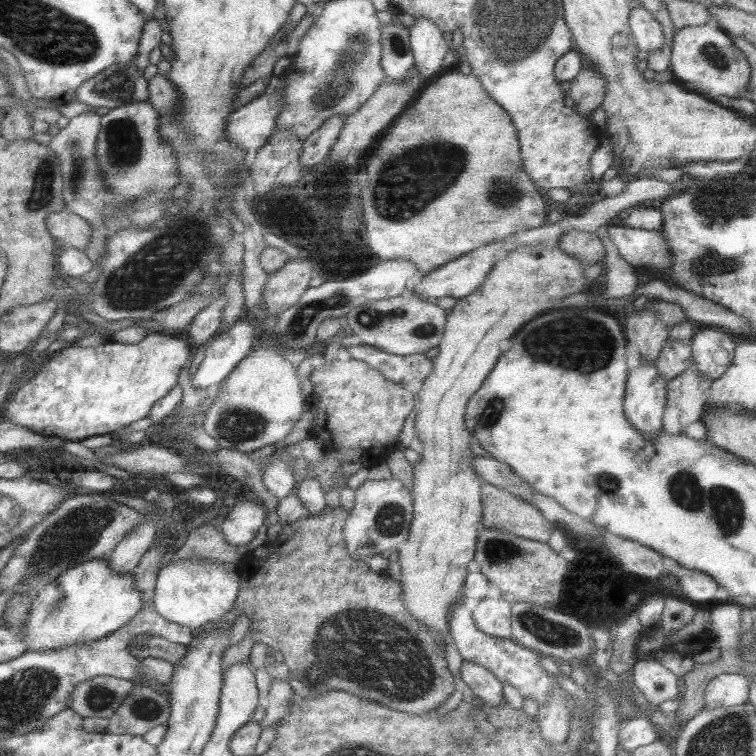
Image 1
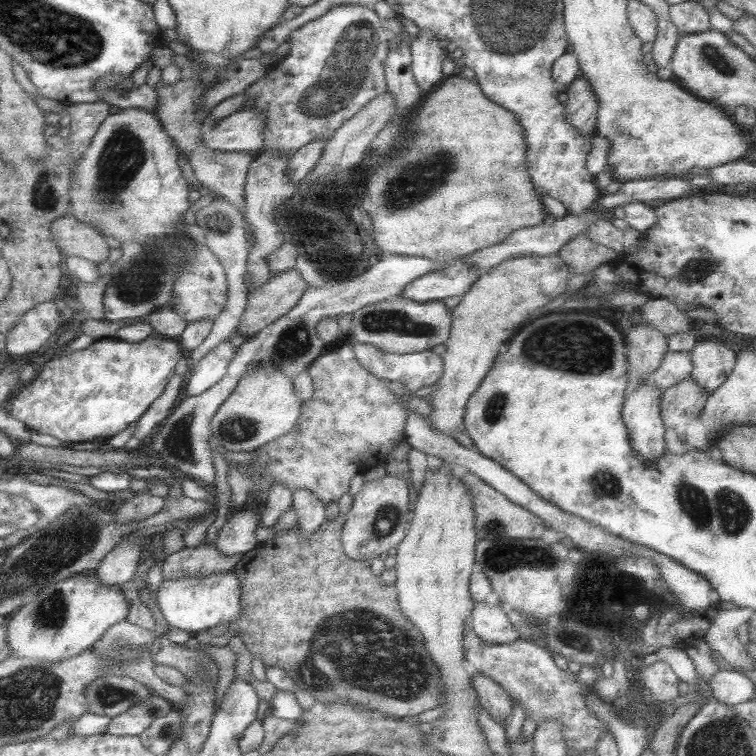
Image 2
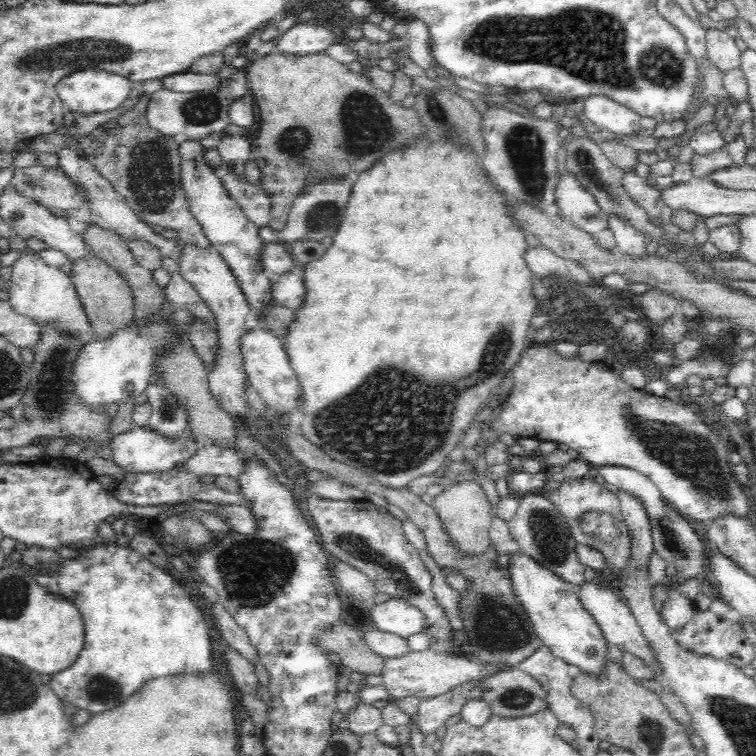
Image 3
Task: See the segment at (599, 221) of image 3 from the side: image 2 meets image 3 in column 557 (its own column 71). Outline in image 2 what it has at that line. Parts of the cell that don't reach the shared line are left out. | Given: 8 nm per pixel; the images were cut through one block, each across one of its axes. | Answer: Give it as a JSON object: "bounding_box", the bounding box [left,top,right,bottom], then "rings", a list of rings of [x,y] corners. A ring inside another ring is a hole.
{"bounding_box":[69,108,227,323],"rings":[[[129,108],[108,116],[92,136],[88,148],[82,152],[76,170],[74,182],[70,183],[69,213],[76,219],[92,225],[100,234],[112,243],[144,243],[148,244],[151,238],[165,240],[170,234],[184,234],[185,240],[180,248],[184,252],[184,263],[176,280],[172,298],[166,307],[174,308],[188,323],[214,318],[223,309],[227,302],[227,281],[224,269],[219,264],[218,258],[208,250],[208,247],[188,236],[186,223],[181,219],[192,202],[188,200],[190,188],[182,176],[182,169],[178,163],[181,158],[178,148],[174,145],[172,137],[164,130],[162,123],[154,113],[145,109]]]}

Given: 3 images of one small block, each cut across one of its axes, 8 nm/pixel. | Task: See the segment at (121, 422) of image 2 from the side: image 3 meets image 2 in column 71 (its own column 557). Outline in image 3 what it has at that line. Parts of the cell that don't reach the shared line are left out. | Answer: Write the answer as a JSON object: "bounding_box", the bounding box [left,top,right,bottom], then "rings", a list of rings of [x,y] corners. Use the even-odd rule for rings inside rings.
{"bounding_box":[480,344,750,524],"rings":[[[548,344],[528,346],[510,375],[514,383],[507,400],[501,403],[502,412],[491,425],[481,424],[480,437],[484,442],[494,442],[499,435],[508,432],[518,438],[564,444],[576,450],[580,460],[594,466],[623,466],[645,474],[658,487],[665,502],[684,518],[708,524],[726,512],[734,516],[750,517],[748,498],[734,478],[732,464],[728,461],[728,450],[710,427],[700,422],[695,404],[672,401],[665,396],[632,388],[602,361],[588,364],[577,356],[564,358]]]}

